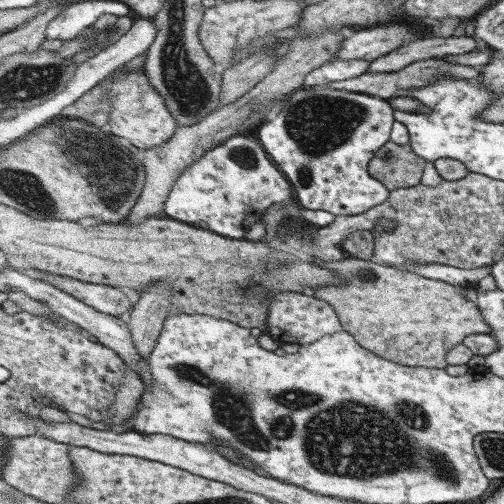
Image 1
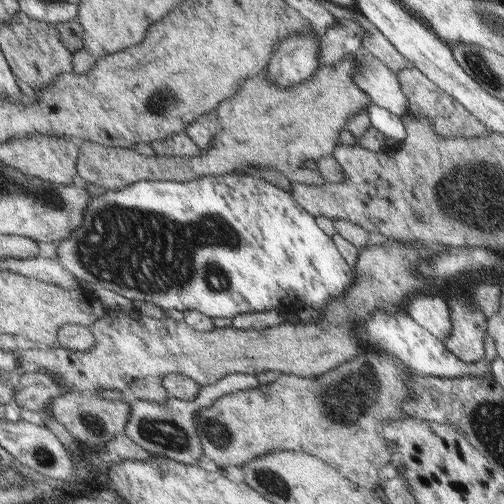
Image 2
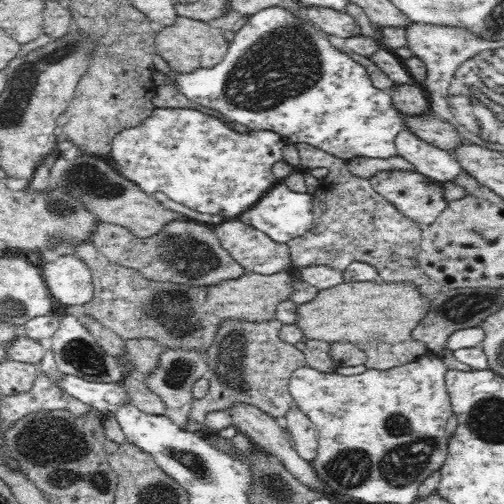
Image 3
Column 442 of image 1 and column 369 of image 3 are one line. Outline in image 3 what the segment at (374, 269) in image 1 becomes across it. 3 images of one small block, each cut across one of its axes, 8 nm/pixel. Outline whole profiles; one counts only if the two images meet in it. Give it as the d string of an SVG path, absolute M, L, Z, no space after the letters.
M380 280L378 282L342 282L340 286L320 290L312 302L300 304L296 312L296 326L302 328L308 340L322 340L330 344L344 340L358 346L366 356L364 366L368 370L390 370L396 366L404 366L406 362L412 362L412 358L430 354L428 346L414 338L414 330L428 316L430 308L432 308L432 302L428 300L428 296L422 296L418 286L414 286L412 282L380 282Z

